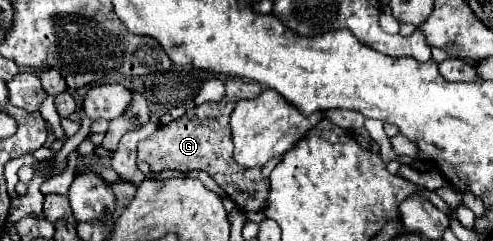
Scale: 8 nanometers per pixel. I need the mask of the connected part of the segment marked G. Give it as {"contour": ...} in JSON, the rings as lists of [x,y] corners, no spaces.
{"contour":[[[241,78],[225,80],[225,88],[227,90],[221,102],[207,102],[207,104],[195,106],[187,110],[183,118],[171,120],[167,126],[159,126],[153,136],[145,138],[139,144],[139,160],[147,162],[153,172],[167,170],[167,168],[181,170],[181,172],[203,170],[231,196],[231,200],[243,212],[265,210],[267,194],[269,194],[269,180],[261,176],[261,168],[245,170],[231,160],[233,142],[231,142],[231,130],[229,130],[229,114],[235,108],[235,104],[247,96],[257,98],[263,88],[259,84],[253,84]]]}

